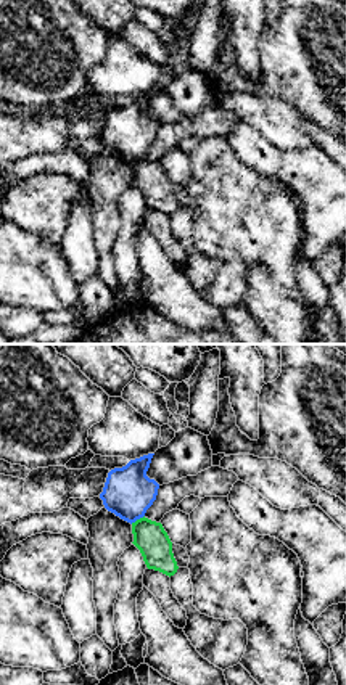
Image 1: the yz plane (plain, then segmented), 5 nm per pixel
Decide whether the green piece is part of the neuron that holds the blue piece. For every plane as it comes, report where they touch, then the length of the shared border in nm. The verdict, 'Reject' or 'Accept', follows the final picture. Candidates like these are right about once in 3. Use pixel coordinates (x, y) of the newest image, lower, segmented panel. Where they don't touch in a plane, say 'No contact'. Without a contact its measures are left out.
Touches blue at (137, 518). Shared border 80 nm

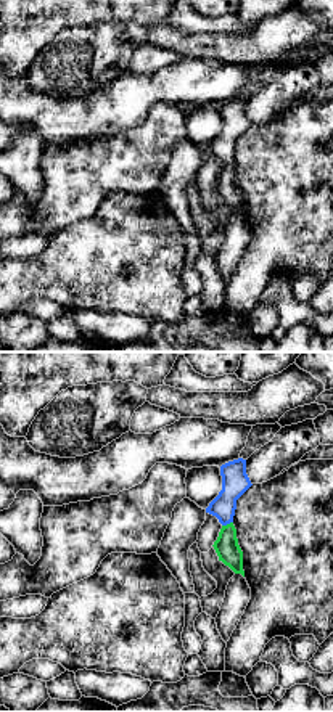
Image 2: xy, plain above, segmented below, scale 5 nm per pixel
Touches blue at (227, 523). Shared border 60 nm

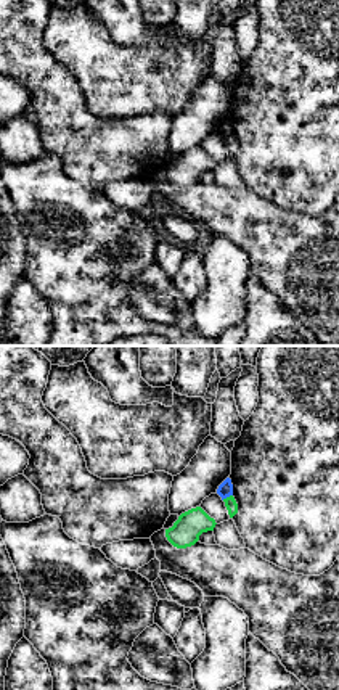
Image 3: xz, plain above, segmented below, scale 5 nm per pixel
Touches blue at (227, 496). Shared border 60 nm

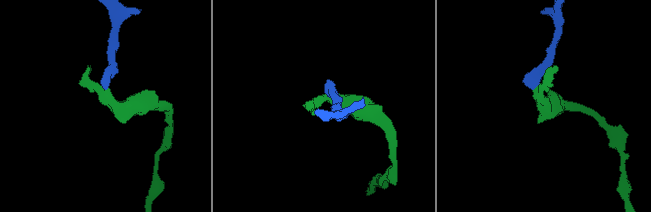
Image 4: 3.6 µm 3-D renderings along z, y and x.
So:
Reject

